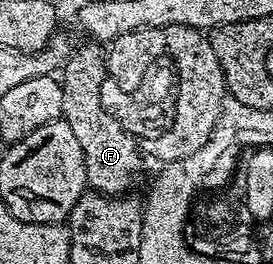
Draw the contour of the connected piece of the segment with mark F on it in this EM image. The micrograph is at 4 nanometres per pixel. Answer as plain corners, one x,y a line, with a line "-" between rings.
77,45
68,63
62,67
62,121
70,124
82,148
88,186
95,193
124,196
140,174
142,151
136,139
124,131
124,124
111,109
104,107
104,82
109,81
106,54
99,45

